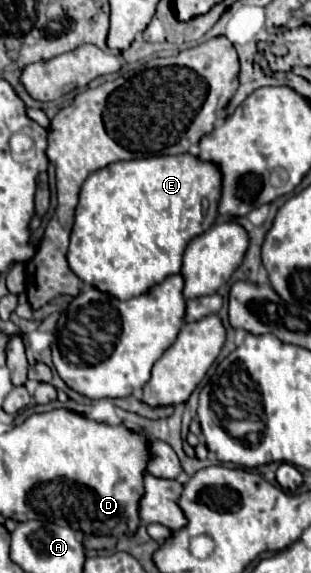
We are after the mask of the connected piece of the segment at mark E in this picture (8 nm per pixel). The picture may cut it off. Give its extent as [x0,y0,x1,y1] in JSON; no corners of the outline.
[67,153,219,301]

